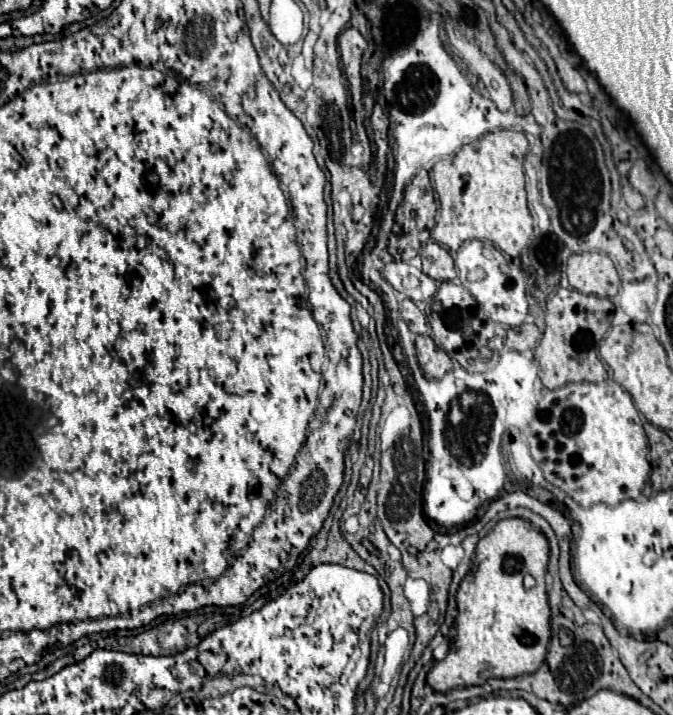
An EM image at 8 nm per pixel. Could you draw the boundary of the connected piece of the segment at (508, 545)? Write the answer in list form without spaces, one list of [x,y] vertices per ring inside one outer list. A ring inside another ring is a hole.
[[[522,518],[500,520],[480,542],[478,542],[478,560],[474,558],[474,568],[460,582],[456,602],[456,638],[448,656],[442,662],[436,662],[428,672],[428,686],[436,692],[448,692],[456,686],[480,686],[488,678],[514,678],[520,674],[530,674],[540,668],[546,656],[550,642],[550,606],[546,596],[546,570],[548,570],[548,540],[536,530],[530,522]],[[524,576],[534,578],[534,586],[524,584]]]

